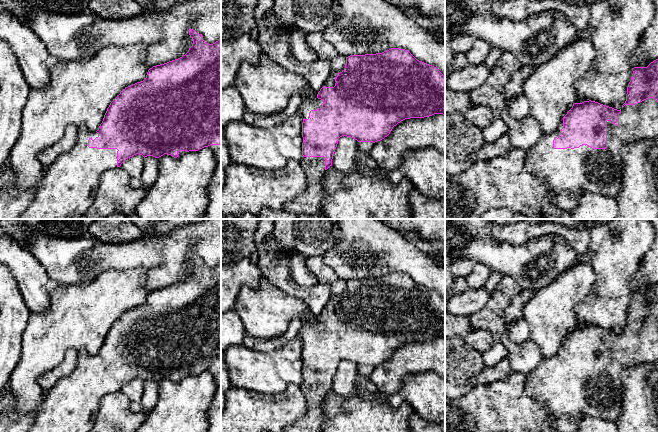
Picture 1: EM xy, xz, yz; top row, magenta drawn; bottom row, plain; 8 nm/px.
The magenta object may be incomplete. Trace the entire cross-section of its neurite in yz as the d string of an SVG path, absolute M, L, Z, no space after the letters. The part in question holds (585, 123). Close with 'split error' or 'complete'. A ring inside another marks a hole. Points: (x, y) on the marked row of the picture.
M658 59L651 62L647 67L634 67L632 68L633 74L631 80L627 87L626 101L622 105L620 110L614 109L612 107L600 104L595 101L584 101L582 103L574 103L572 108L563 117L559 126L555 131L550 134L542 134L538 142L528 151L526 151L524 157L524 166L527 172L535 176L538 180L543 182L547 189L550 191L551 199L553 204L563 211L571 212L576 208L579 202L579 198L582 194L586 192L601 194L610 197L617 197L619 194L622 179L623 179L623 163L620 156L621 148L627 143L634 143L637 141L651 140L653 145L651 146L648 158L650 161L654 162L658 157Z | split error

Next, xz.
M391 48L382 53L365 54L365 55L350 55L346 57L345 68L342 72L331 73L328 80L324 83L320 91L315 92L314 97L303 98L303 101L299 107L298 113L303 119L303 123L302 123L302 137L303 137L302 155L303 157L301 158L299 162L305 173L306 180L307 180L307 186L305 190L302 193L300 193L297 197L295 197L292 200L286 201L283 206L283 209L289 213L293 213L296 215L299 215L299 214L313 215L313 214L321 212L323 208L323 200L325 198L325 195L323 192L323 178L325 175L325 171L330 166L332 166L333 154L337 147L339 138L342 136L347 136L347 137L351 137L357 140L358 142L375 143L387 137L392 131L393 127L405 119L424 118L424 117L432 116L434 114L445 115L445 76L436 67L417 60L409 51L405 49Z | split error

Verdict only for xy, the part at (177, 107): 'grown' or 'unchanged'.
grown

